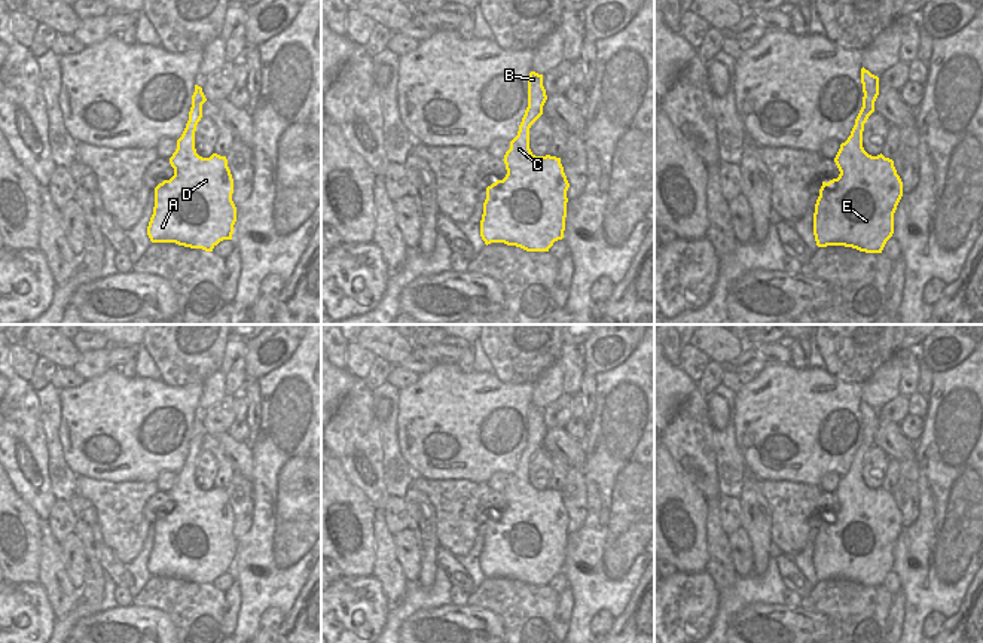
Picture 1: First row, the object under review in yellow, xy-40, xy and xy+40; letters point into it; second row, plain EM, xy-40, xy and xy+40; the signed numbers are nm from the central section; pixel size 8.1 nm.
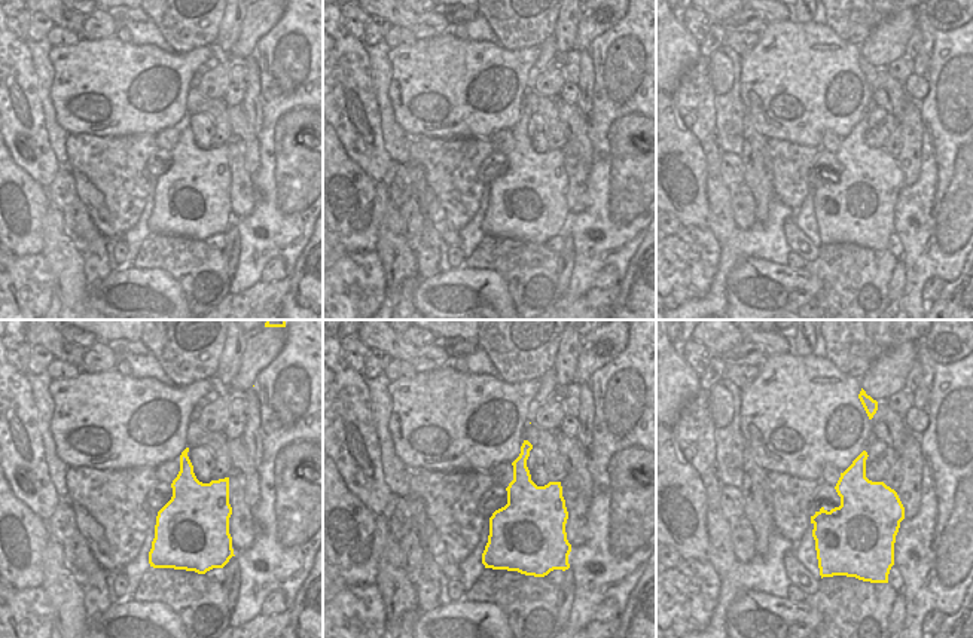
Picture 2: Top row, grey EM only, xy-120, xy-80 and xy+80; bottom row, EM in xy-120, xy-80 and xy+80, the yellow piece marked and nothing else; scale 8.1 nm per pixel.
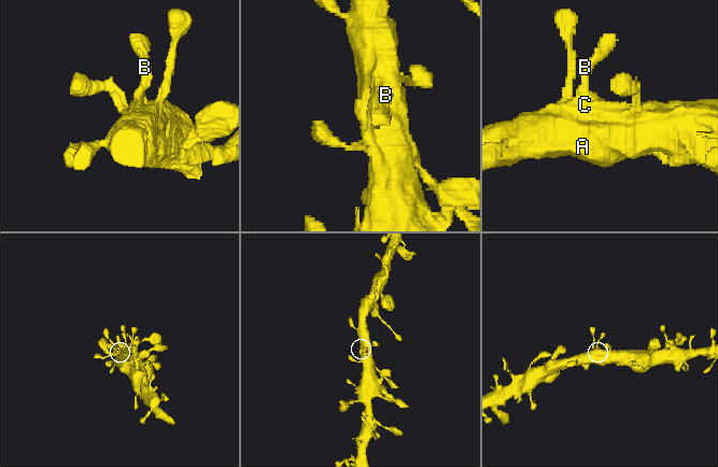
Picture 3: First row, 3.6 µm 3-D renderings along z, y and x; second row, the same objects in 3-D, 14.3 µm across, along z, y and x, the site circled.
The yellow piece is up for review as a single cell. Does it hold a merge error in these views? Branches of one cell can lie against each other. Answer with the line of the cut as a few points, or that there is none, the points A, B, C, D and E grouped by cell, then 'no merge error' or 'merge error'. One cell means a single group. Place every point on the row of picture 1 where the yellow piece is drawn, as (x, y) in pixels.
no cut | A B C D E | no merge error

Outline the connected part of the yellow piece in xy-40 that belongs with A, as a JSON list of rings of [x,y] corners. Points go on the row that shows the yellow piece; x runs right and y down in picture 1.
[[[195,85],[189,121],[177,140],[175,152],[170,158],[174,176],[155,188],[155,207],[147,226],[147,235],[152,243],[175,243],[190,249],[213,252],[220,241],[232,240],[236,207],[232,201],[233,179],[228,159],[217,153],[202,158],[195,149],[195,131],[202,118],[202,104],[205,101],[202,88]]]

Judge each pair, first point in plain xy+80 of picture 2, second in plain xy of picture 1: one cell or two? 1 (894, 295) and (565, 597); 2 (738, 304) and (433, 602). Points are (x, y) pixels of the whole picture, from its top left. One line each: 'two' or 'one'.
1: one
2: two

